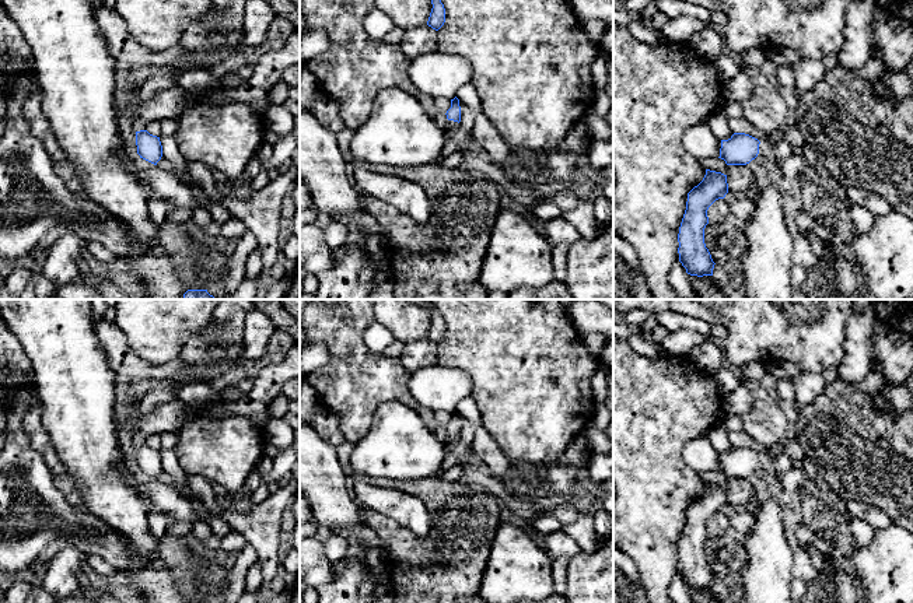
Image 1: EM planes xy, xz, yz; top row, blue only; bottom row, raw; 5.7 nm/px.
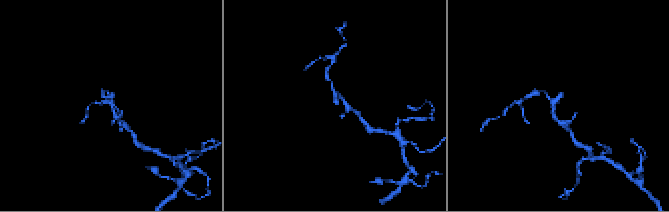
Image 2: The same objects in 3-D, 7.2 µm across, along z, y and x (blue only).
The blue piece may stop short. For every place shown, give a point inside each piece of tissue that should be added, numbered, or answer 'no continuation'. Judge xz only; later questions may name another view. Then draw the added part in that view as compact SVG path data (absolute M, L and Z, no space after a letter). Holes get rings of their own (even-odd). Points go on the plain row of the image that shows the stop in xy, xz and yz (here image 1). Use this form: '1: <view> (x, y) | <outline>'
1: xz (452, 458) | M448 434L444 446L445 446L445 456L441 464L441 469L435 474L435 477L441 478L442 473L454 466L465 466L466 463L473 463L475 466L482 467L479 455L473 451L472 446L464 448L462 452L455 449L455 444L458 442L459 437L454 434Z

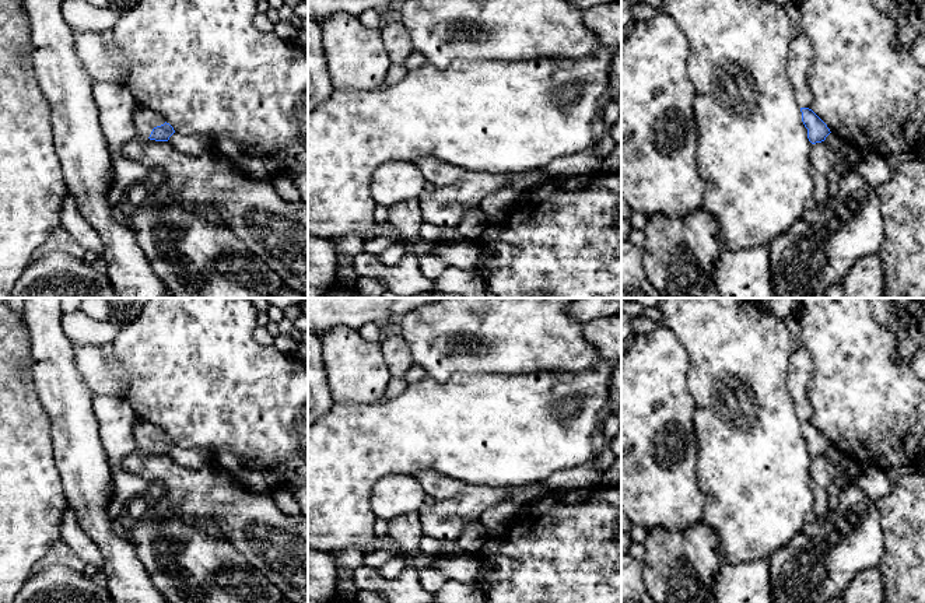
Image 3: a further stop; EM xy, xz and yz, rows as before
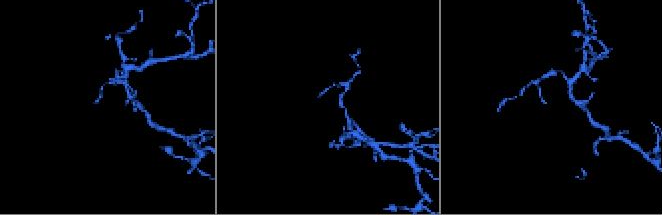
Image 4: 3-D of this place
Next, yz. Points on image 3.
no continuation

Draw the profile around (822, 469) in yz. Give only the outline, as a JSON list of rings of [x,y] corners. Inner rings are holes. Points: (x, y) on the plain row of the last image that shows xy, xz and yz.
[[[824,455],[810,460],[810,490],[814,495],[813,512],[817,519],[824,519],[830,509],[828,488],[837,476],[834,463]]]

